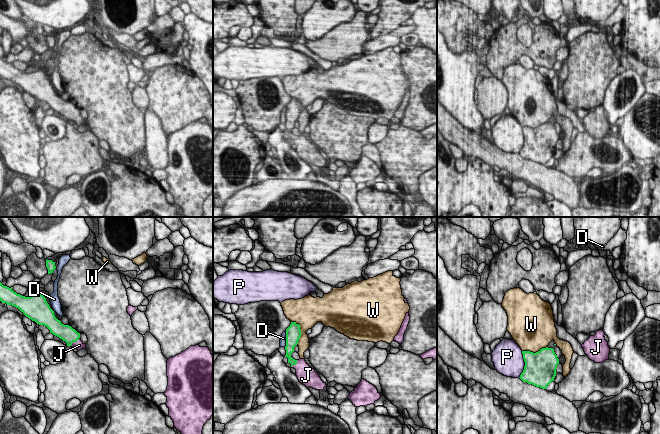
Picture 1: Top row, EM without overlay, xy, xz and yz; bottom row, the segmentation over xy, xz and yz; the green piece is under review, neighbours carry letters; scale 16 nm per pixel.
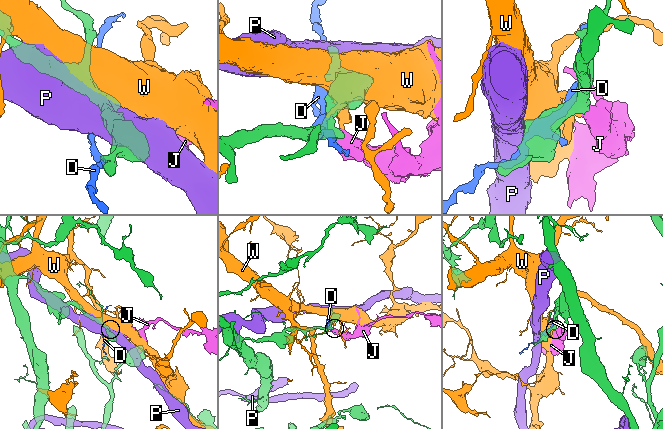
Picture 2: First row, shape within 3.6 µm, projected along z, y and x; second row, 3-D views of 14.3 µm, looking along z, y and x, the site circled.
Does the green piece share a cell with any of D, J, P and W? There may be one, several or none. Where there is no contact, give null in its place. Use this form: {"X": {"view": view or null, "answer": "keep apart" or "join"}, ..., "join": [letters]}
{"D": {"view": "xz", "answer": "keep apart"}, "J": {"view": "xy", "answer": "join"}, "P": {"view": "yz", "answer": "keep apart"}, "W": {"view": "xz", "answer": "keep apart"}, "join": ["J"]}

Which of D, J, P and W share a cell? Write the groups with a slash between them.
D / J / P / W

